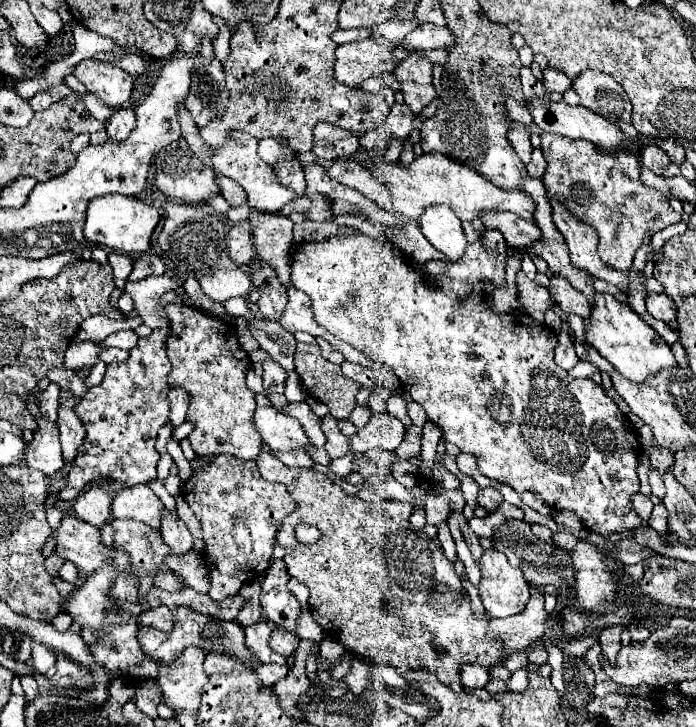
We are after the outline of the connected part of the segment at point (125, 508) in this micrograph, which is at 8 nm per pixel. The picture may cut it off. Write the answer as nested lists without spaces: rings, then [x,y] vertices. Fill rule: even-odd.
[[[145,484],[123,488],[113,500],[113,518],[133,518],[151,526],[155,532],[161,528],[163,510],[163,502]]]

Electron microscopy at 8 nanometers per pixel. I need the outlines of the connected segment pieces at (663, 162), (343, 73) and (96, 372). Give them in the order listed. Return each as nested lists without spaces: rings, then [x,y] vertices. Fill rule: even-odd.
[[[653,144],[643,146],[643,150],[641,150],[641,164],[643,164],[645,168],[653,170],[653,172],[659,174],[659,176],[665,176],[665,178],[679,174],[677,164],[671,162],[671,158],[669,158],[661,148],[657,148],[657,146],[653,146]]]
[[[381,36],[339,46],[335,58],[335,78],[349,86],[359,86],[369,76],[395,70],[395,60]]]
[[[97,360],[97,364],[91,368],[91,374],[87,376],[87,386],[89,388],[93,388],[93,386],[97,386],[101,380],[103,380],[103,374],[105,374],[105,368],[107,368],[107,364],[103,362],[103,360]]]

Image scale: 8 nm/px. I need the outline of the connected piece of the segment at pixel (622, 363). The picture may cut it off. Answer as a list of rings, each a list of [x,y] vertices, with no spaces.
[[[611,294],[593,296],[591,314],[585,318],[585,338],[599,350],[603,358],[607,358],[617,368],[617,372],[633,382],[641,382],[647,374],[655,374],[665,366],[677,364],[669,344],[661,340],[661,336],[647,322],[643,322],[637,312],[633,312],[627,304],[619,302]]]

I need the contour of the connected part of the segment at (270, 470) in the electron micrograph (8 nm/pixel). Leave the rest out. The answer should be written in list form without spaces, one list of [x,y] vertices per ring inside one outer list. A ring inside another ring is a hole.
[[[261,452],[255,462],[261,470],[261,476],[269,482],[285,484],[297,504],[295,512],[283,520],[281,530],[277,534],[277,544],[285,548],[283,560],[287,564],[289,574],[309,588],[309,604],[315,622],[321,626],[329,626],[324,632],[333,632],[333,638],[341,642],[347,650],[351,650],[359,660],[379,662],[387,658],[399,674],[407,674],[409,668],[427,666],[453,692],[463,690],[459,686],[457,672],[457,668],[461,668],[463,664],[479,664],[491,668],[505,660],[503,638],[487,636],[489,616],[475,616],[471,612],[471,600],[465,588],[461,586],[453,564],[445,558],[441,546],[435,544],[427,534],[415,532],[411,528],[411,504],[365,502],[357,496],[345,494],[325,474],[307,468],[289,468],[277,458],[273,458],[269,452]],[[297,524],[317,526],[321,530],[321,538],[315,544],[301,544],[295,538]]]

